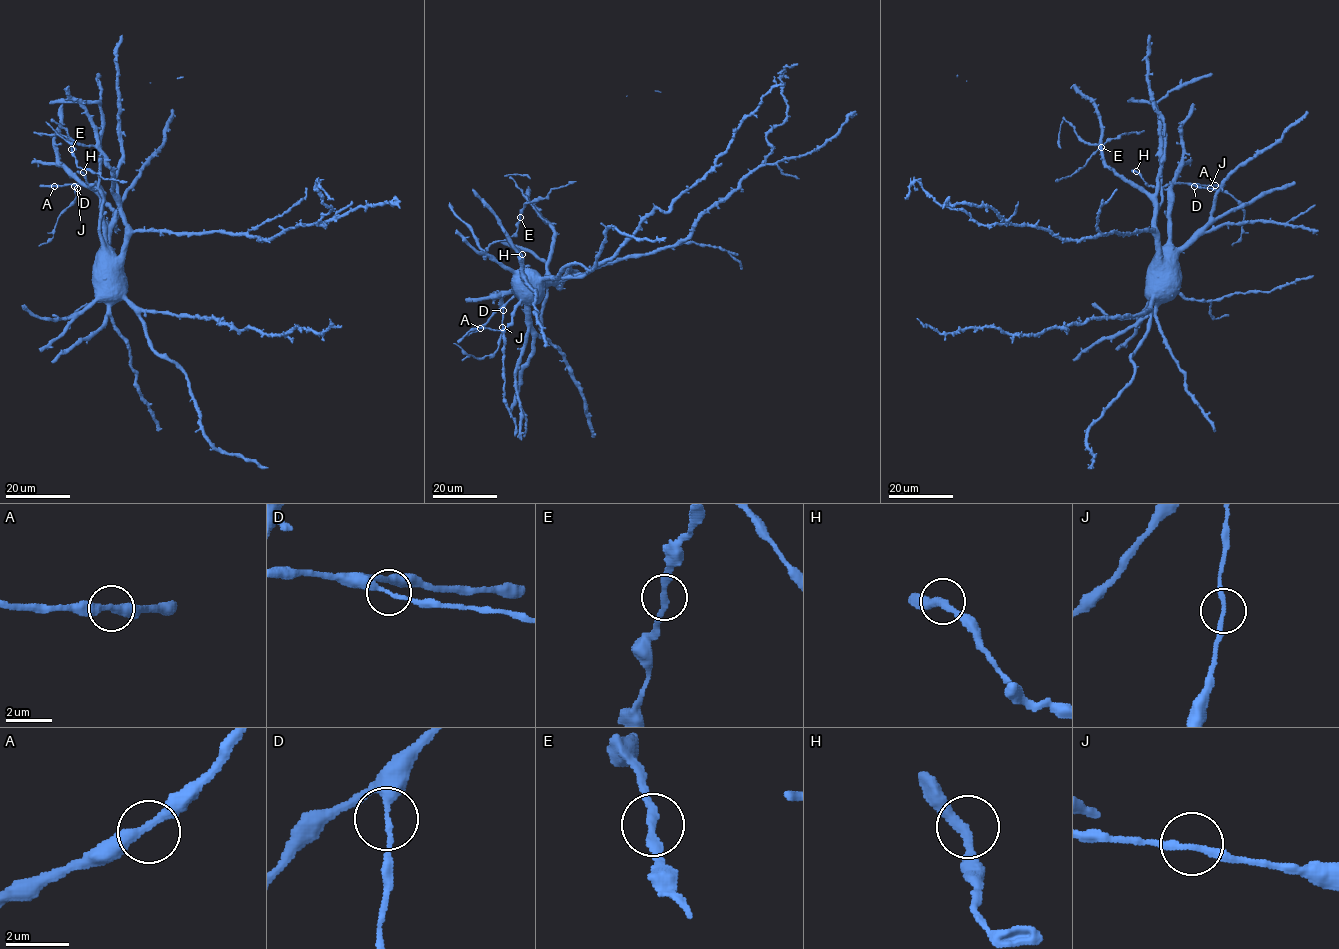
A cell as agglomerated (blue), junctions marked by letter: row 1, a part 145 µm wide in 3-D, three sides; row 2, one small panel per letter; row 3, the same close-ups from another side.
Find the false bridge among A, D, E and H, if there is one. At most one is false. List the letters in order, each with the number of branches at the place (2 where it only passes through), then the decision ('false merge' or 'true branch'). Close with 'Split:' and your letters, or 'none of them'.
A: 2 branches meet; true branch
D: 2 branches meet; true branch
E: 2 branches meet; true branch
H: 2 branches meet; true branch
Split: none of them

